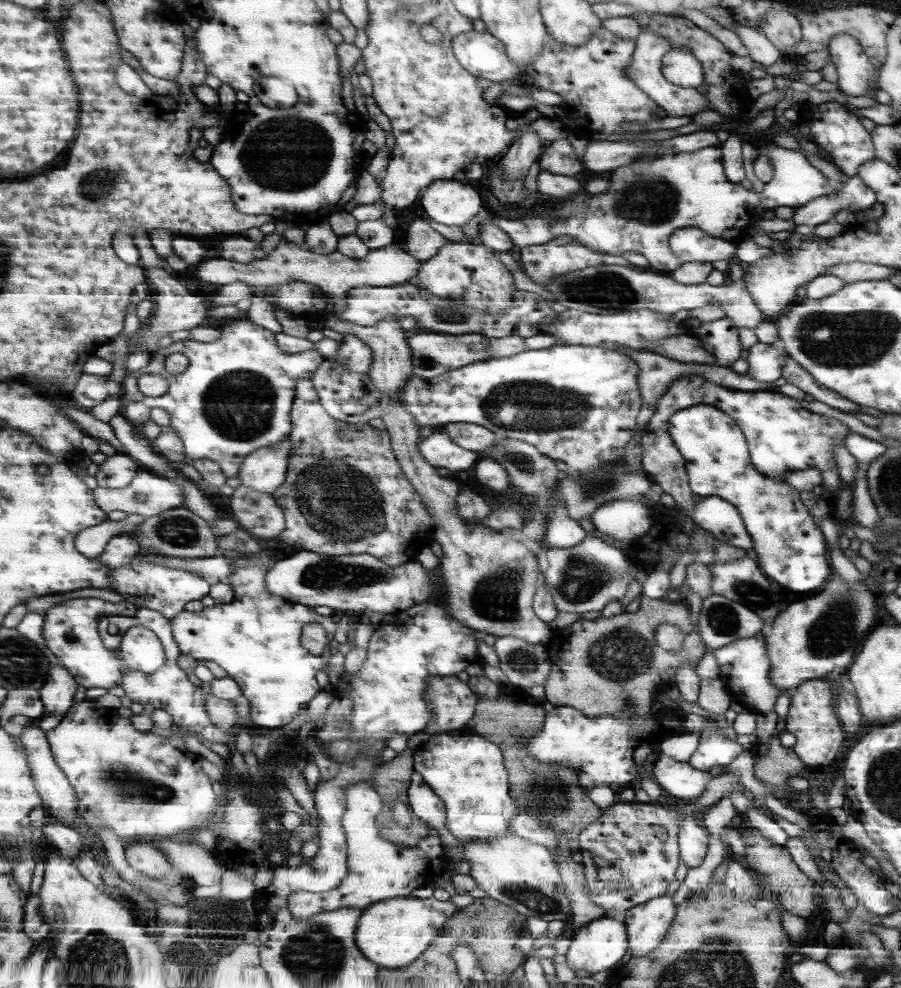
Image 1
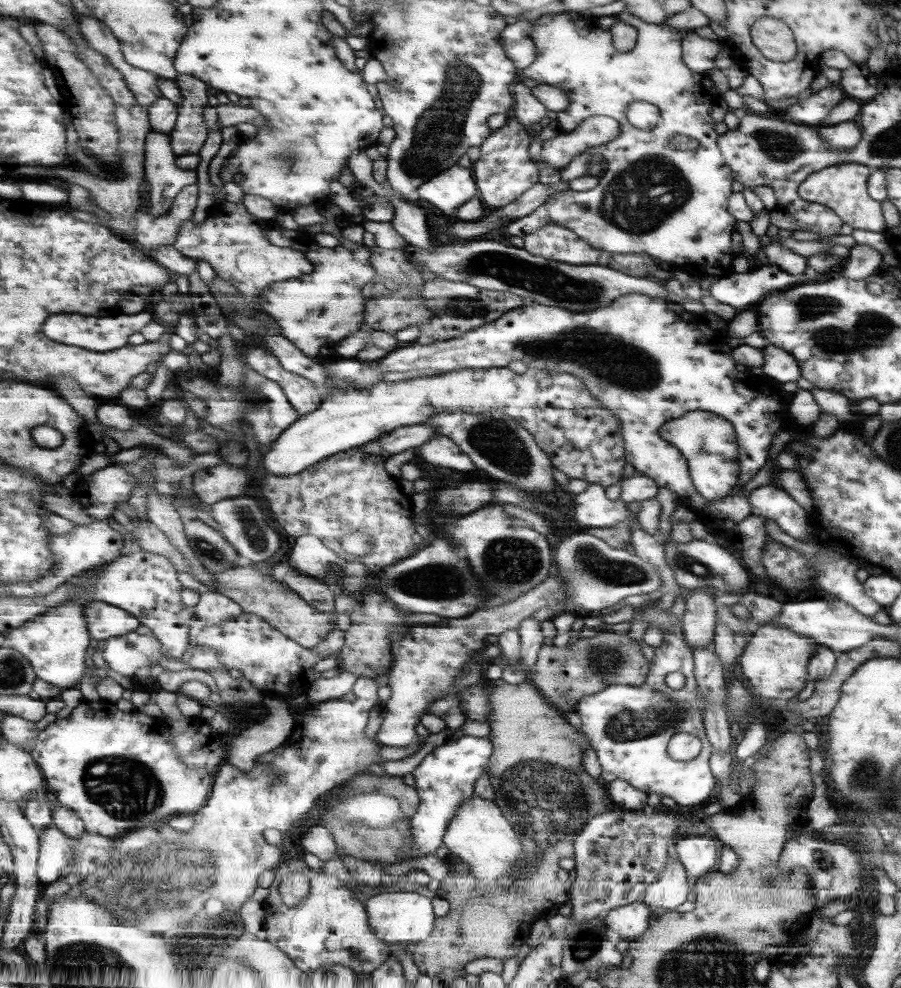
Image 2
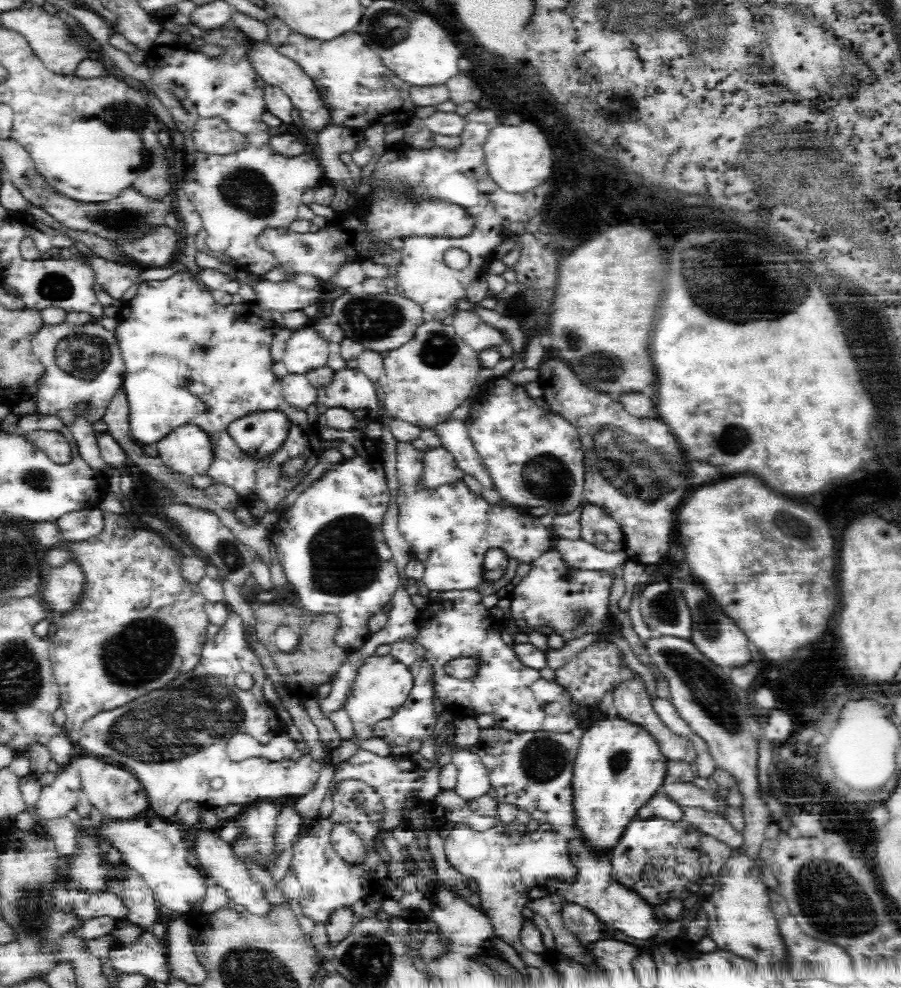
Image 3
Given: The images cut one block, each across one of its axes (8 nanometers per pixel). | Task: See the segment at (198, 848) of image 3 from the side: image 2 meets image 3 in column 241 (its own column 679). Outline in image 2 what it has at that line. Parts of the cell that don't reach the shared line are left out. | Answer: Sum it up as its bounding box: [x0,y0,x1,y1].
[643,856,689,914]

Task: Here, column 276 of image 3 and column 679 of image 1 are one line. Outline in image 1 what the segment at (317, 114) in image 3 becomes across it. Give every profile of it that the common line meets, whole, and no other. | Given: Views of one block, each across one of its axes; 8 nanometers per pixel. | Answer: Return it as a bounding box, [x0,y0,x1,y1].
[661,50,703,90]

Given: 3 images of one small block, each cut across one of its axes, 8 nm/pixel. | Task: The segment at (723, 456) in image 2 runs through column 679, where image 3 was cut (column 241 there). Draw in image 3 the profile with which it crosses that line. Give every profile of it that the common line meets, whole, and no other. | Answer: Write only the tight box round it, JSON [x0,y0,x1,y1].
[228,410,292,464]

